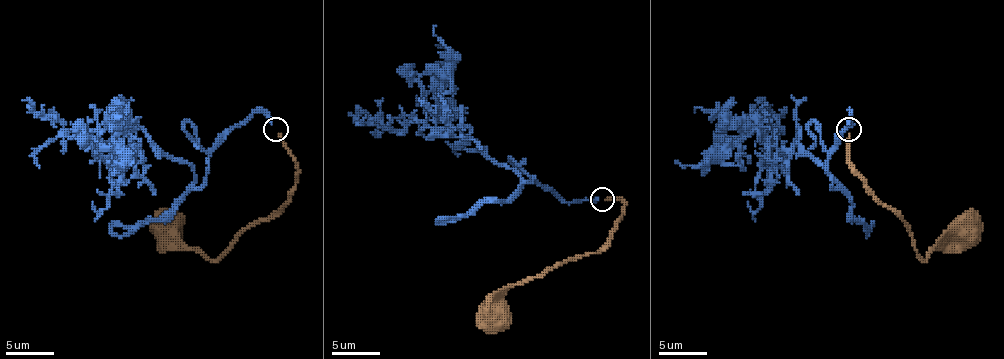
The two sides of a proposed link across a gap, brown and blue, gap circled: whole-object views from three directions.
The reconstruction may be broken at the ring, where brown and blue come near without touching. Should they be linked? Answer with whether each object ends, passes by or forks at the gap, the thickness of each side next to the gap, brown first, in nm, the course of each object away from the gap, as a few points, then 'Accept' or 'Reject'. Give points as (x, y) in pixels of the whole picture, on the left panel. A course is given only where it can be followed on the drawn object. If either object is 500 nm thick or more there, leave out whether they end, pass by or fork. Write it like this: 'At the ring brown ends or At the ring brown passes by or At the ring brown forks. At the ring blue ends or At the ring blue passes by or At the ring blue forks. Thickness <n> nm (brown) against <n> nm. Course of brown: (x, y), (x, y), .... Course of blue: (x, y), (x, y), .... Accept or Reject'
At the ring brown ends. At the ring blue ends. Thickness 160 nm (brown) against 200 nm. Course of brown: (278, 134), (295, 168), (295, 187), (269, 216), (216, 260), (206, 260), (170, 226). Course of blue: (271, 124), (240, 122), (194, 187), (141, 129), (138, 160), (124, 163), (116, 131), (121, 163), (109, 160). Reject

